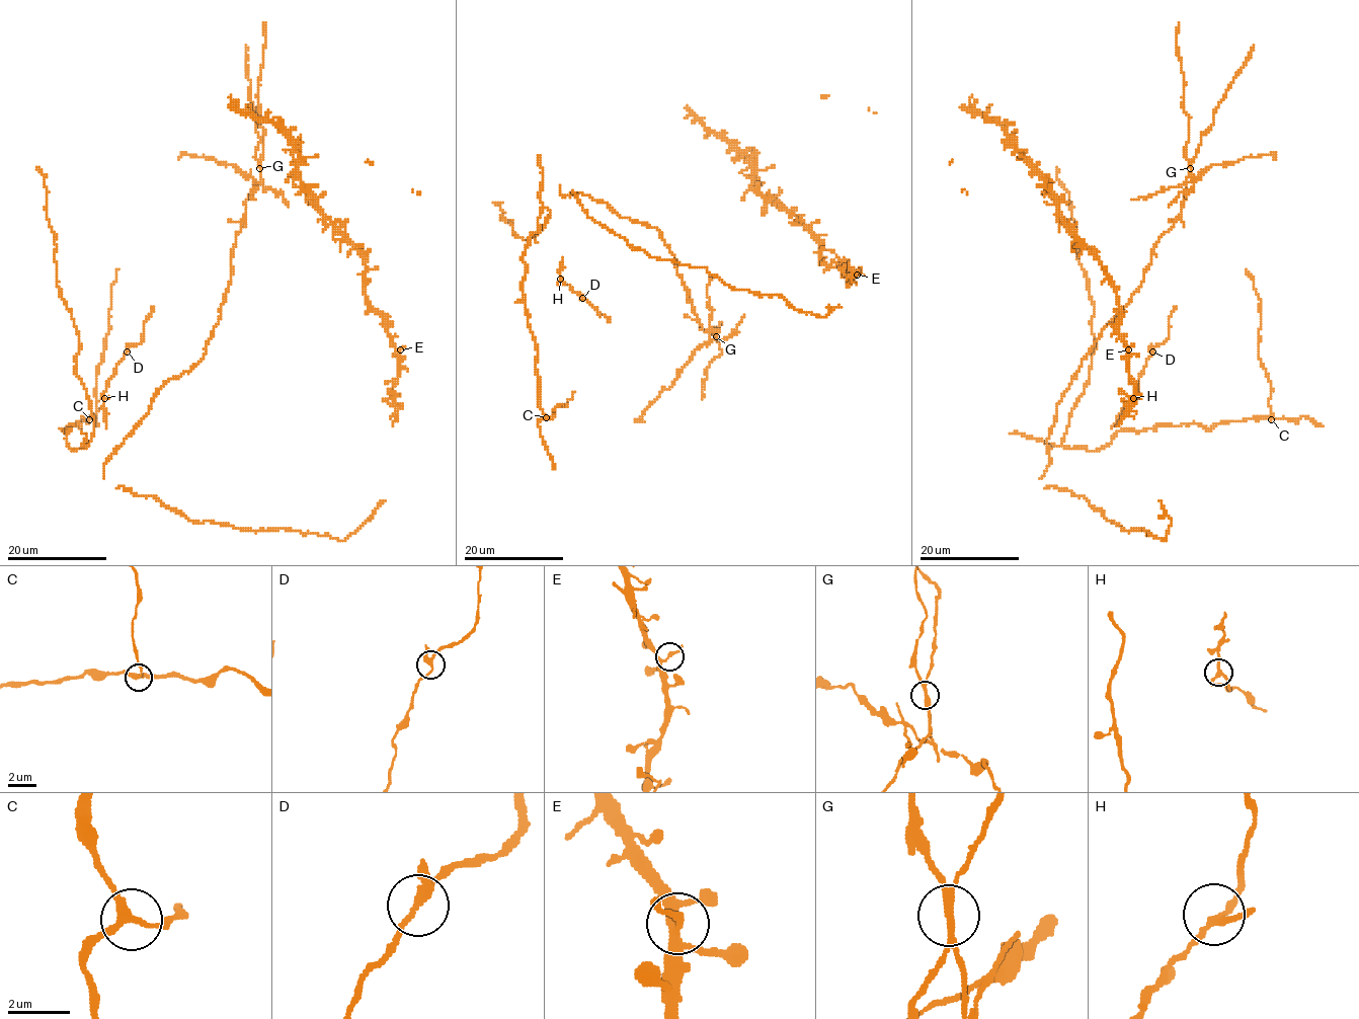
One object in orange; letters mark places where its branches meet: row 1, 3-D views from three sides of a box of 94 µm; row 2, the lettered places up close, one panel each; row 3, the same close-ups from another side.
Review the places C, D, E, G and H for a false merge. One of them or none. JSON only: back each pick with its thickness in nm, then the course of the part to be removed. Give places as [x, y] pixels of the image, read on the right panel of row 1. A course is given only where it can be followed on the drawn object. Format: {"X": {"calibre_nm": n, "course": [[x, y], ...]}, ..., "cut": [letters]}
{"G": {"calibre_nm": 200, "course": [[1190, 167], [1184, 149], [1189, 138], [1189, 118], [1184, 110], [1184, 87], [1177, 46], [1178, 23]]}, "cut": ["G"]}

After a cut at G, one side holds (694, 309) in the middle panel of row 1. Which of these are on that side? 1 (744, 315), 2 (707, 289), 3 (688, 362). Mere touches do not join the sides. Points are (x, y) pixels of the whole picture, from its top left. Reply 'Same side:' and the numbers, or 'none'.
Same side: none

